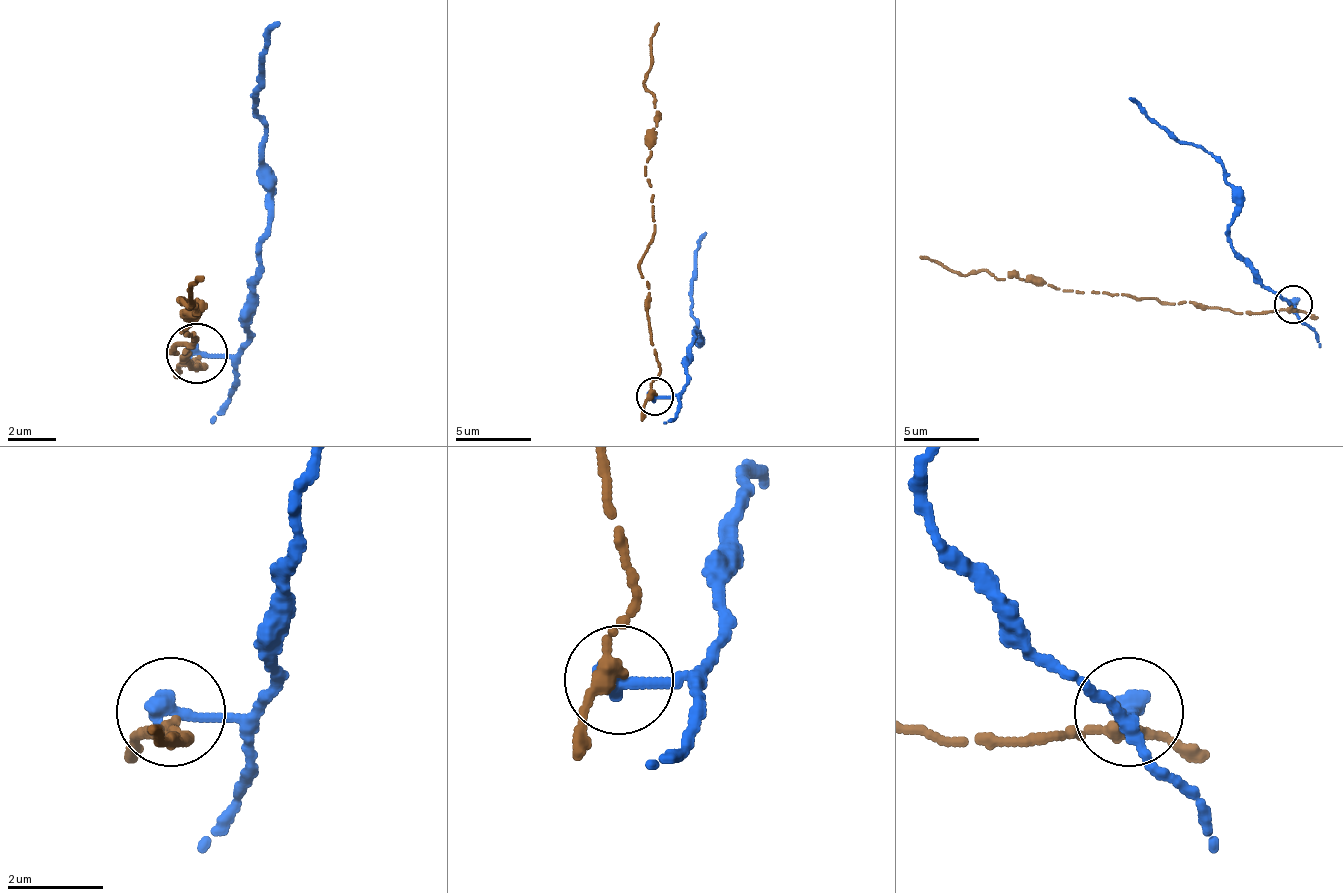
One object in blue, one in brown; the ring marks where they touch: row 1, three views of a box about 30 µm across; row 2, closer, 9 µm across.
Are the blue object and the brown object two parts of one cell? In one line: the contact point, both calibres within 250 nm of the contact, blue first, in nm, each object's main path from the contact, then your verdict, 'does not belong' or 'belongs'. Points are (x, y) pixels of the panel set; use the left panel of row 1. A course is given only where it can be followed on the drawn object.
at (196, 353); 440 nm thick on the blue side, 240 nm on the other; blue runs (198, 351), (234, 357), (246, 345), (246, 321), (270, 169), (258, 103), (258, 73), (277, 24); brown runs (198, 357), (198, 369), (174, 351), (198, 339), (180, 333), (198, 309), (180, 297), (192, 309), (204, 279); does not belong

